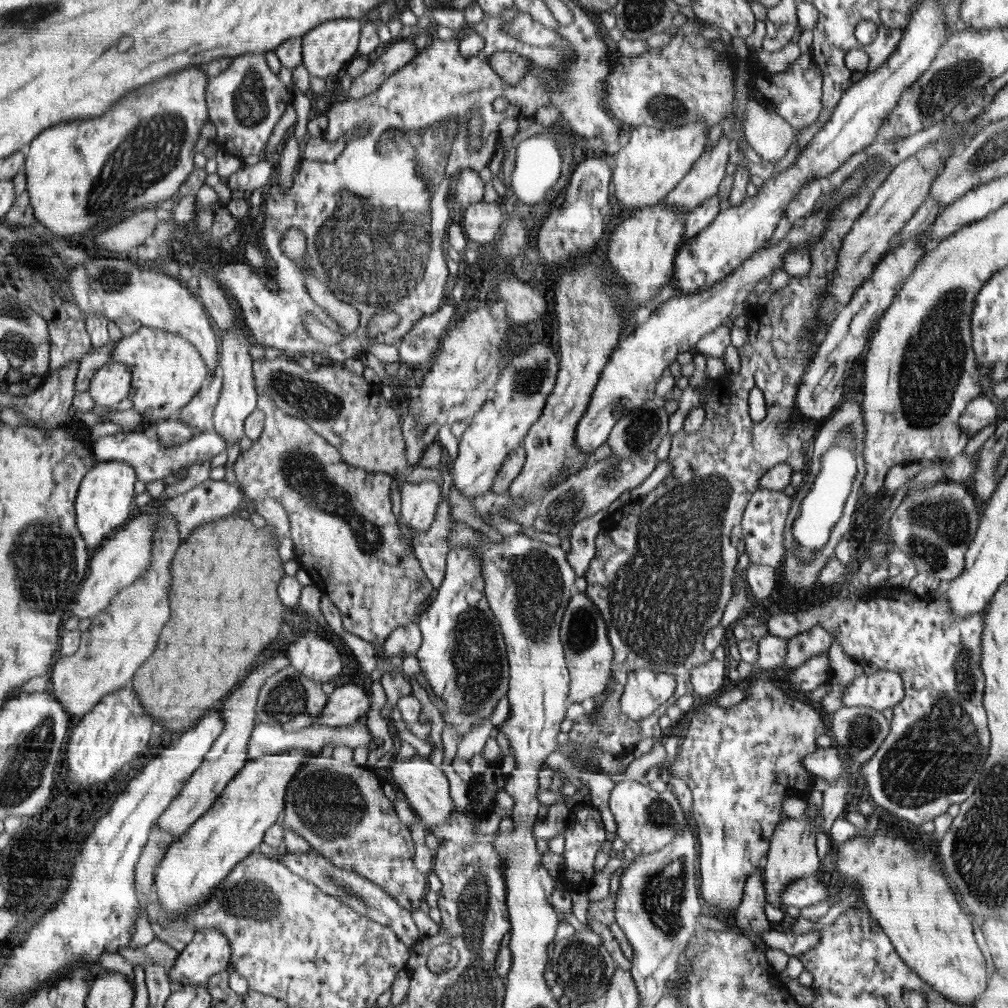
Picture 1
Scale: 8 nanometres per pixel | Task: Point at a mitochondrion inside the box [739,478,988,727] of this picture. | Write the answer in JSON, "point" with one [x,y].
{"point":[937,524]}

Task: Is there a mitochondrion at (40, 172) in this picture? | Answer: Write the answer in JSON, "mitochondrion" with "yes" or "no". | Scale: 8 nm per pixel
{"mitochondrion":"no"}

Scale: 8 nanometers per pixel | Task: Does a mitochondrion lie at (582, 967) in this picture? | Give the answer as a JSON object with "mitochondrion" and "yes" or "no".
{"mitochondrion":"yes"}

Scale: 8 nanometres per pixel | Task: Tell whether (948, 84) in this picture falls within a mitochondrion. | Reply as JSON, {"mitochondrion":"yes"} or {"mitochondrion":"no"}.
{"mitochondrion":"yes"}

